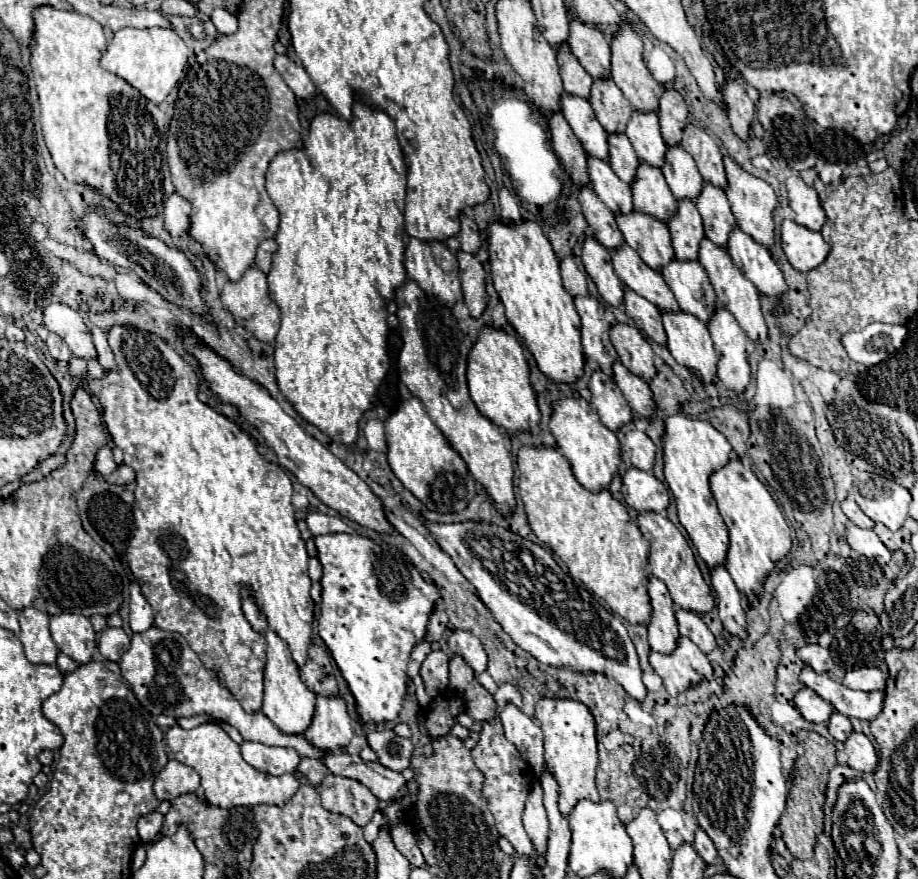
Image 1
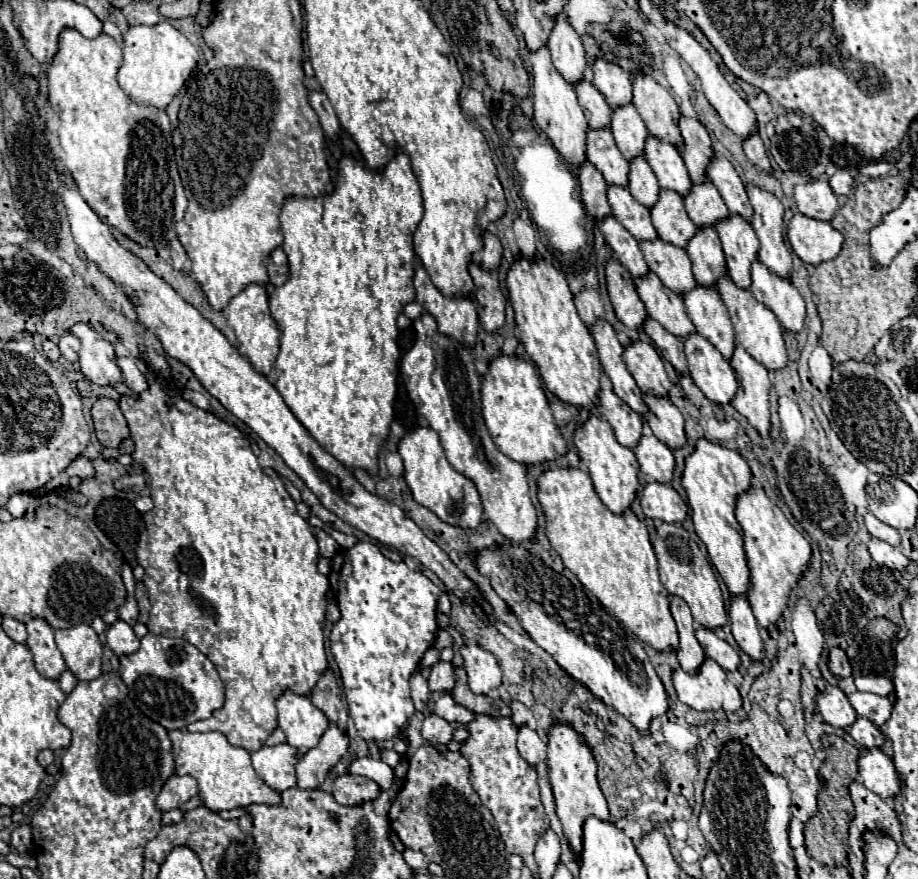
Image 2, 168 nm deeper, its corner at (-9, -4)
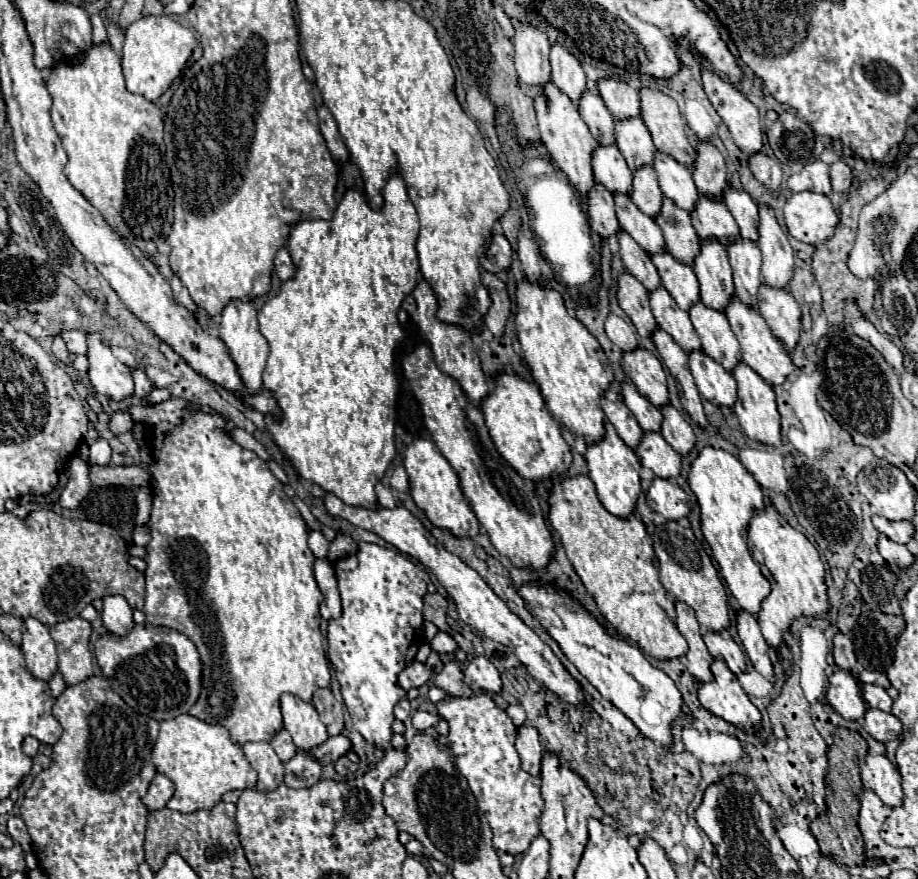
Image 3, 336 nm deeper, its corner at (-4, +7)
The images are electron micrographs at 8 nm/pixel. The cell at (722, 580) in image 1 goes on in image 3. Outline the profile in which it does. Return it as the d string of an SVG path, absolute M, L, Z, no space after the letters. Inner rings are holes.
M739 611L737 613L737 631L741 637L741 643L753 663L753 667L767 679L773 683L773 665L767 653L767 643L759 631L757 621L747 613L747 611Z

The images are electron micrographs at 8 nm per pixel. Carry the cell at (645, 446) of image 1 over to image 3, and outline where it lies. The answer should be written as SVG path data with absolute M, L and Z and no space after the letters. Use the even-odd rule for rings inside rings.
M645 433L643 441L637 447L641 455L641 465L651 469L655 477L671 479L681 473L681 455L673 451L673 447L663 439L661 433Z

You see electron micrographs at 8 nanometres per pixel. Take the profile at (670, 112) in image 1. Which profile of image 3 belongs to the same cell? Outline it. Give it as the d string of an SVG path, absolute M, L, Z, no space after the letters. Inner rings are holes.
M699 143L693 165L693 179L701 195L721 199L727 189L727 167L723 155L711 143Z

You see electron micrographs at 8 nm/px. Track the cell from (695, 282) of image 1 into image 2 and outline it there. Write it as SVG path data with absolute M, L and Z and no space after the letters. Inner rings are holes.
M696 286L682 294L688 318L696 326L698 334L704 334L724 358L732 356L734 350L734 326L728 318L728 310L720 298L716 286Z

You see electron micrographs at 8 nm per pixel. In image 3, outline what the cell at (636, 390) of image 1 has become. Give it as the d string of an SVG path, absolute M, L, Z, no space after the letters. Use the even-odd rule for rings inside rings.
M665 405L661 413L663 413L663 425L661 425L663 439L667 439L667 443L671 443L671 447L675 447L679 455L687 455L695 447L695 433L691 425L671 405Z

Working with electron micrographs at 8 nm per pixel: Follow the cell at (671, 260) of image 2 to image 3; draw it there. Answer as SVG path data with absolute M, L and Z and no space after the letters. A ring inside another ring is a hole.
M669 253L651 255L651 261L655 263L661 275L661 283L669 295L683 311L689 311L699 301L699 283L695 279L695 271L689 265L673 259Z

